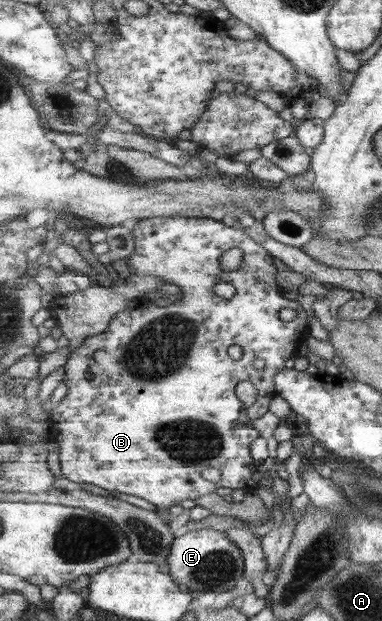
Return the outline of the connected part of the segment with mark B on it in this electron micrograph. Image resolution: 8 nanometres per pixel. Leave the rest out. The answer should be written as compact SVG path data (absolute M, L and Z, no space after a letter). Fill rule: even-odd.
M165 216L157 218L148 218L130 224L132 234L134 235L134 250L135 252L127 259L134 270L133 278L146 278L148 276L158 276L167 284L175 284L182 290L182 298L174 304L168 306L157 306L139 302L132 308L127 308L124 312L117 313L111 319L109 328L101 334L87 337L86 341L80 346L71 351L67 356L67 362L64 364L65 375L63 380L68 386L67 398L53 408L49 420L54 421L53 428L57 430L56 442L59 448L59 461L61 471L69 480L76 483L89 483L104 488L111 492L122 492L133 496L141 497L147 502L152 503L155 507L171 508L183 500L195 500L199 496L215 492L227 492L231 489L243 488L246 491L253 491L259 486L259 481L253 478L254 465L257 462L252 455L252 442L255 442L260 437L260 432L252 425L252 420L261 418L266 412L270 411L272 400L275 397L276 376L285 369L287 362L287 354L289 358L297 356L297 348L299 342L305 338L308 333L307 316L310 313L305 310L305 307L295 299L289 300L283 296L283 286L277 284L275 276L277 276L277 266L273 262L273 256L261 246L254 238L251 238L243 229L238 226L229 227L223 224L223 219L220 216L216 219L212 217L184 217L184 216ZM231 248L241 248L245 256L243 266L239 270L233 272L225 272L221 269L221 256L223 252L231 250ZM219 282L227 282L234 285L236 293L230 299L223 298L219 294L215 294L215 284ZM283 308L292 308L297 312L296 319L285 322L281 318L281 310ZM231 346L240 346L243 350L242 357L237 361L229 356L229 348ZM261 358L265 360L265 367L257 369L253 366L253 362ZM243 380L249 380L258 389L258 398L254 404L245 408L245 404L237 398L235 394L235 386ZM205 468L216 468L221 472L221 481L217 483L210 482L207 478L201 476L201 472Z

